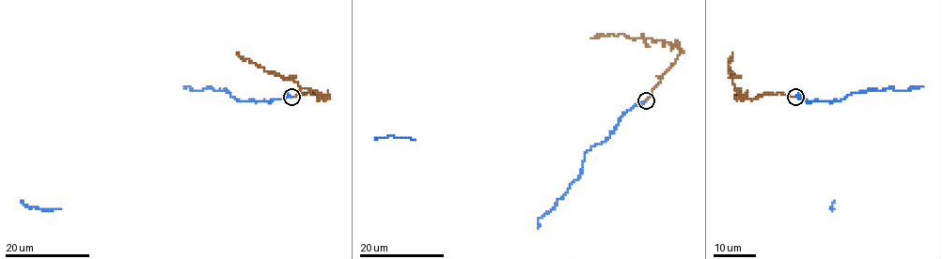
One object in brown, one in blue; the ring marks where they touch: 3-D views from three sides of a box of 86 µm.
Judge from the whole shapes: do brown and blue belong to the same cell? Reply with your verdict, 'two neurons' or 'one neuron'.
one neuron

